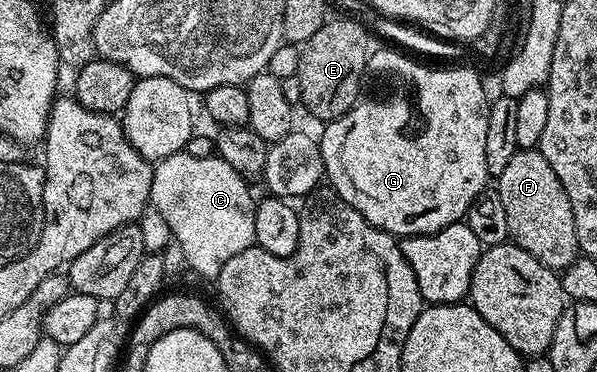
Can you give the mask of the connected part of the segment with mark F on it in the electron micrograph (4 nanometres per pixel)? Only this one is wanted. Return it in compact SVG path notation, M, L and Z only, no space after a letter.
M539 150L515 151L509 165L505 165L505 173L497 177L497 183L509 220L510 242L525 249L525 253L533 253L537 261L552 267L556 273L562 272L573 260L580 258L573 205L557 173L553 173L553 165L545 161Z

